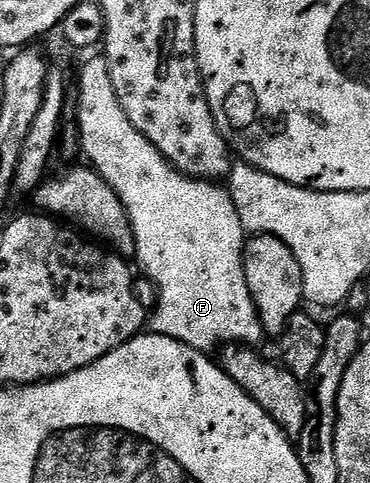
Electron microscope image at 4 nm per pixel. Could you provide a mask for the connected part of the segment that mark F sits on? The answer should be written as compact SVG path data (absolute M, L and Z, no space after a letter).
M96 54L93 60L88 60L84 64L84 69L80 72L80 116L78 115L78 148L89 165L96 169L96 173L111 186L118 194L120 201L124 203L124 209L128 211L130 226L134 230L134 242L136 243L135 263L140 263L140 268L152 279L152 284L156 287L156 313L151 313L150 328L158 336L169 336L178 342L182 342L191 348L197 348L199 352L205 354L215 353L215 348L230 344L243 344L245 346L256 346L260 339L265 339L266 333L260 316L256 312L256 307L252 301L250 290L246 286L246 274L244 273L244 246L246 243L246 233L242 222L238 218L238 210L234 210L234 202L230 198L227 187L210 180L194 180L191 176L183 176L176 167L163 156L160 151L138 129L132 125L130 118L122 110L122 106L116 97L114 86L110 82L110 70L108 61L103 55Z

